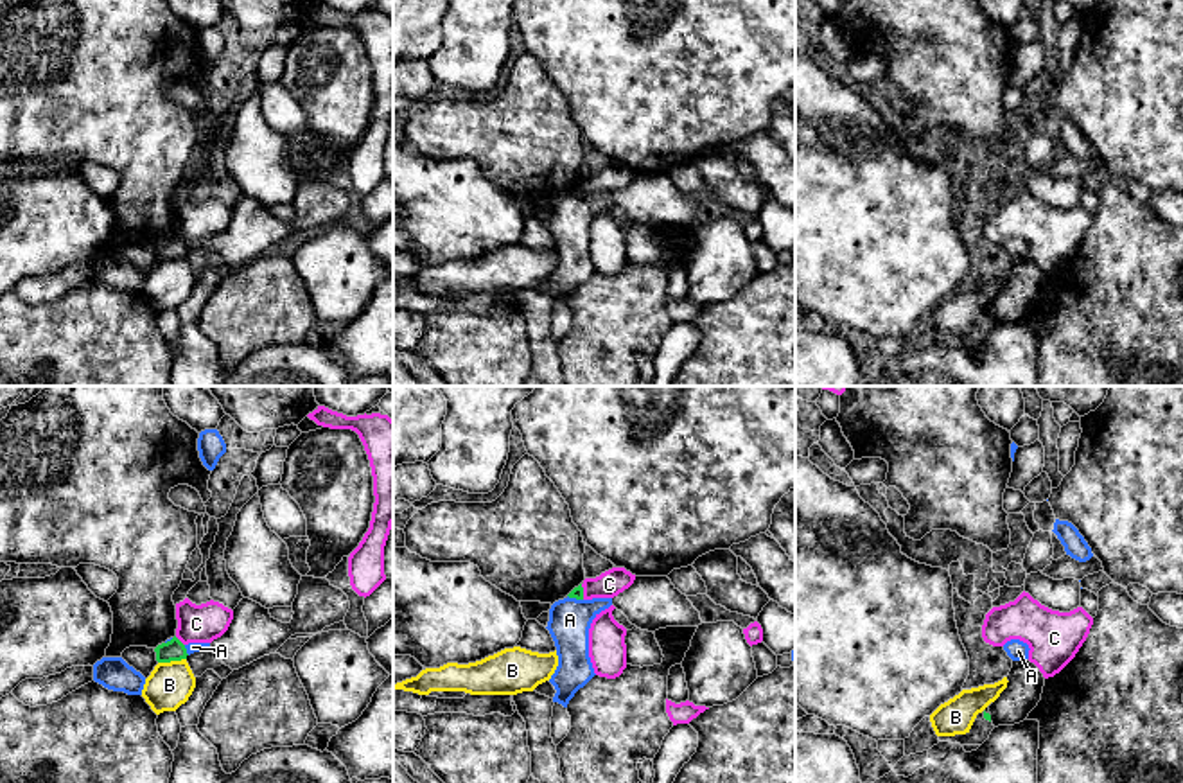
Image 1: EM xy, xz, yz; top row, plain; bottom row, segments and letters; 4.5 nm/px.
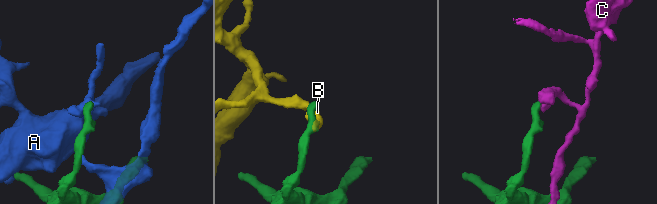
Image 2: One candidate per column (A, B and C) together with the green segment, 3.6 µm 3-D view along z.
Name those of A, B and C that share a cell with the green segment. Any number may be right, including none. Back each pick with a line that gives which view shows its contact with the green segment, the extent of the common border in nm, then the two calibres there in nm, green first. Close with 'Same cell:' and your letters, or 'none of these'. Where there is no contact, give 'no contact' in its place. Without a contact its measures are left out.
Same cell: none of these

